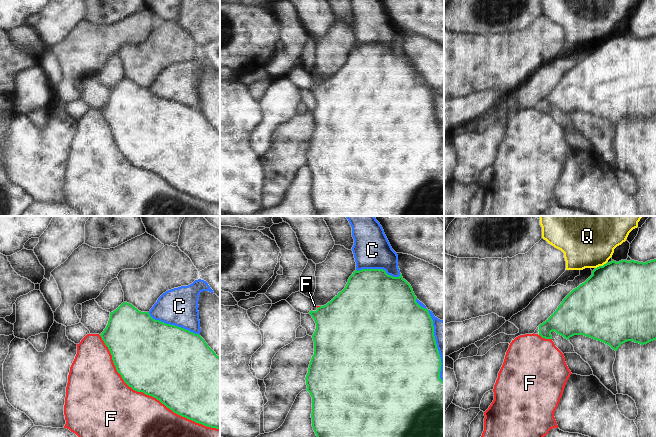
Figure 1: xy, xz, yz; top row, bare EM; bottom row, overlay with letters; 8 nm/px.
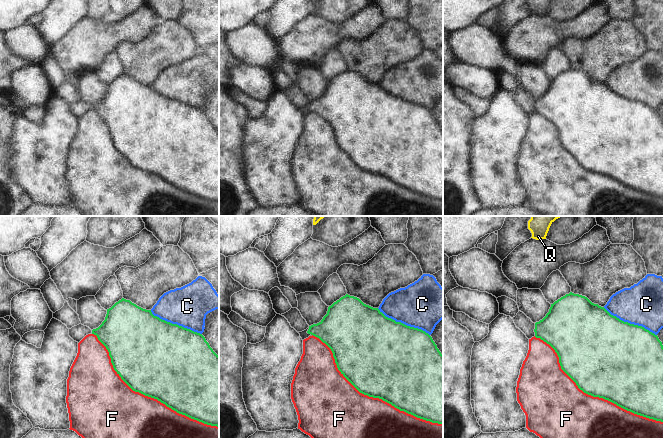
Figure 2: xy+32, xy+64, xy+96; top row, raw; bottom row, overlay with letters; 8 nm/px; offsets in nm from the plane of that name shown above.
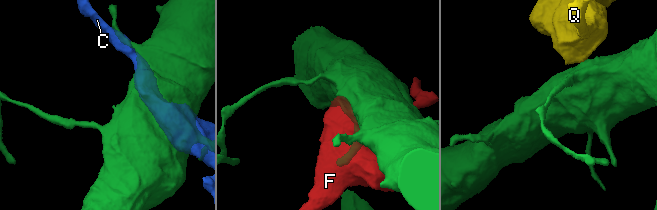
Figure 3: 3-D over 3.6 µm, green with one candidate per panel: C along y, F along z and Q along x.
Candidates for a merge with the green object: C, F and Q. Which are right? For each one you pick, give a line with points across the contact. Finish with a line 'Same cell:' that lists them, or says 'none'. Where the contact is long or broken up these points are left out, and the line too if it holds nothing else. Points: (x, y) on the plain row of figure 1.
Same cell: none

